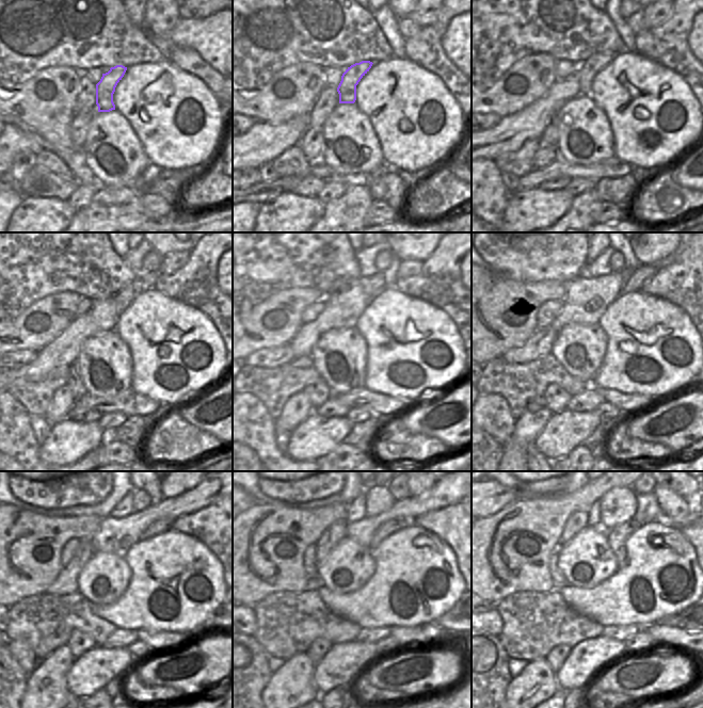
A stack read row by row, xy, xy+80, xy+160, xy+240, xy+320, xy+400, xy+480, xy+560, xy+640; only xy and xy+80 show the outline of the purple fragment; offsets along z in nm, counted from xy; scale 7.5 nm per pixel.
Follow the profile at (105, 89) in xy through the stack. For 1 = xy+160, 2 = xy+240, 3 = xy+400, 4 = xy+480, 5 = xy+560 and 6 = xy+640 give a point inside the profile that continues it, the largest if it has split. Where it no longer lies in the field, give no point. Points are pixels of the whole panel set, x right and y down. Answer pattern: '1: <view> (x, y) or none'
1: xy+160 (587, 70)
2: xy+240 (147, 279)
3: xy+400 (630, 261)
4: xy+480 (155, 493)
5: xy+560 (399, 493)
6: xy+640 (636, 493)

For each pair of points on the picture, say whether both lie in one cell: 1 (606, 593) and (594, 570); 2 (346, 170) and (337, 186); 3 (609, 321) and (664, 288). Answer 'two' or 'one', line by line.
1: two
2: two
3: two

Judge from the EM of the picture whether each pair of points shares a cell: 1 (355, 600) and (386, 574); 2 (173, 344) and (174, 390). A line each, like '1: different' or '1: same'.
1: same
2: same

